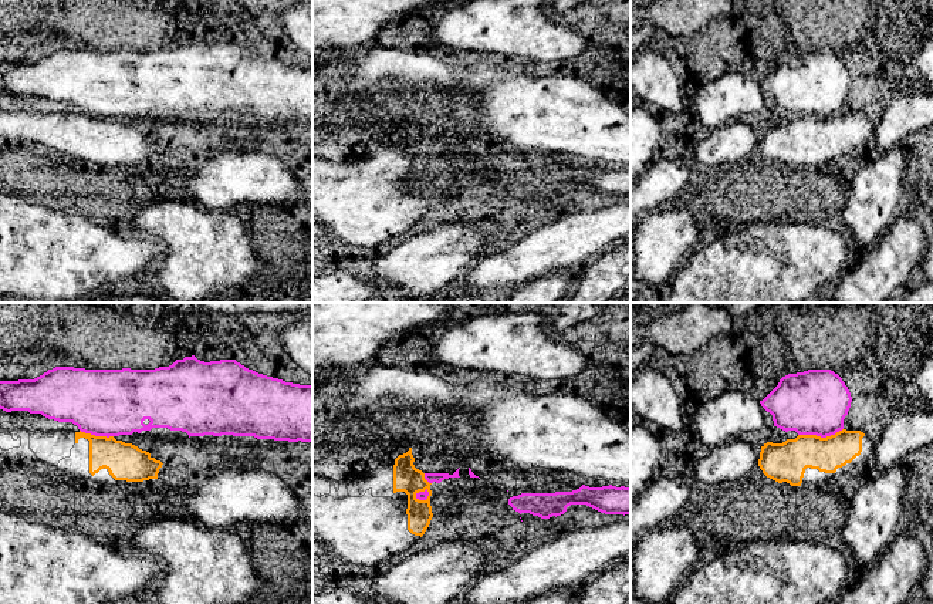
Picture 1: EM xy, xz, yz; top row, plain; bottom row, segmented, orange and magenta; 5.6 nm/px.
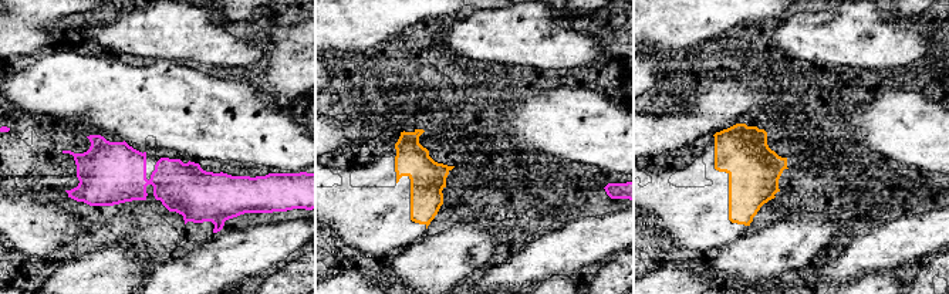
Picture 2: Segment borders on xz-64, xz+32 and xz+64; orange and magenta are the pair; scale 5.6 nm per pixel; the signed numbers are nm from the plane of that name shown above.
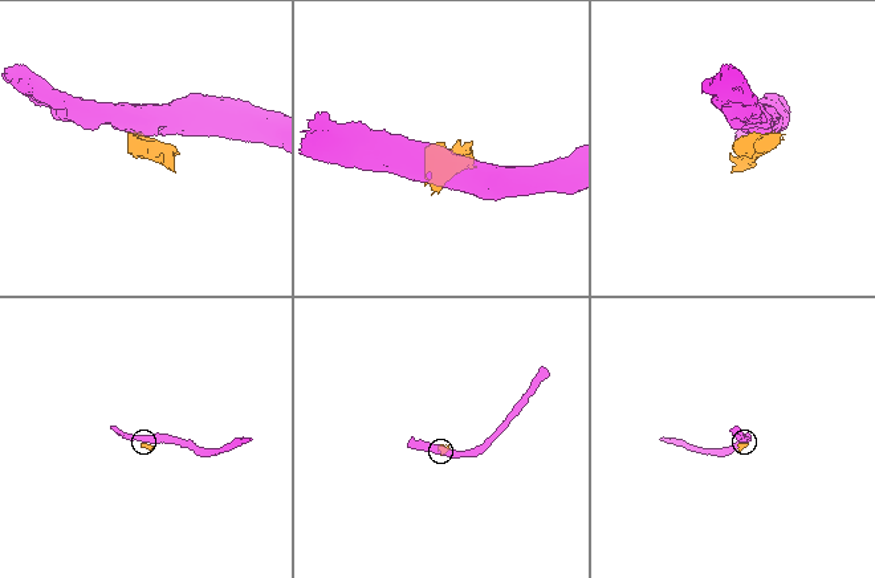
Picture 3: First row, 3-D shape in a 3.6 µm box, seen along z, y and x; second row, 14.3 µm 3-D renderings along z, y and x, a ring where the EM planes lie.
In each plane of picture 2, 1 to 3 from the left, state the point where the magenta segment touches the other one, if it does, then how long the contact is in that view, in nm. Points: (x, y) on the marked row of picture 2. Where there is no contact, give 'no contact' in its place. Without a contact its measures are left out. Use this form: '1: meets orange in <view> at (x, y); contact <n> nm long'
1: no contact
2: no contact
3: no contact

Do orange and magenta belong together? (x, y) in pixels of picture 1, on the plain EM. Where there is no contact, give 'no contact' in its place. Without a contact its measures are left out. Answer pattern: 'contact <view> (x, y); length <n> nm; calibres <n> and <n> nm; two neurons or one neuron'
contact yz (820, 118); length 260 nm; calibres 220 and 360 nm; one neuron

